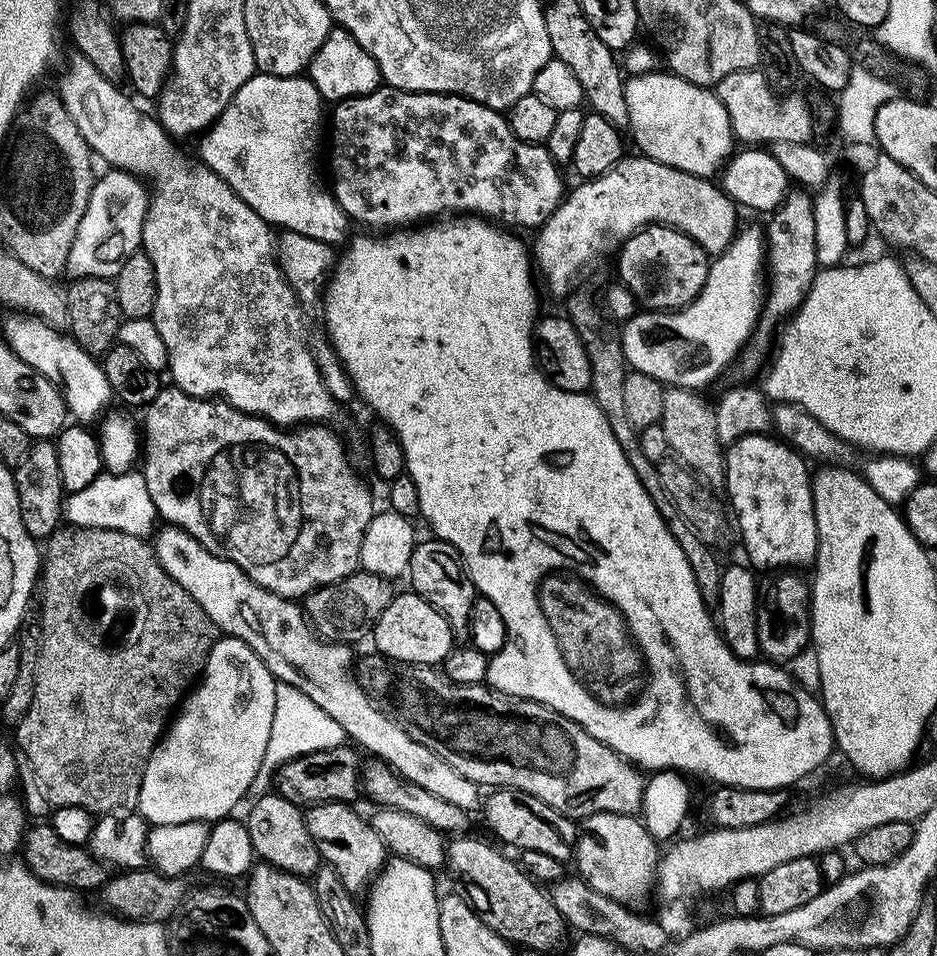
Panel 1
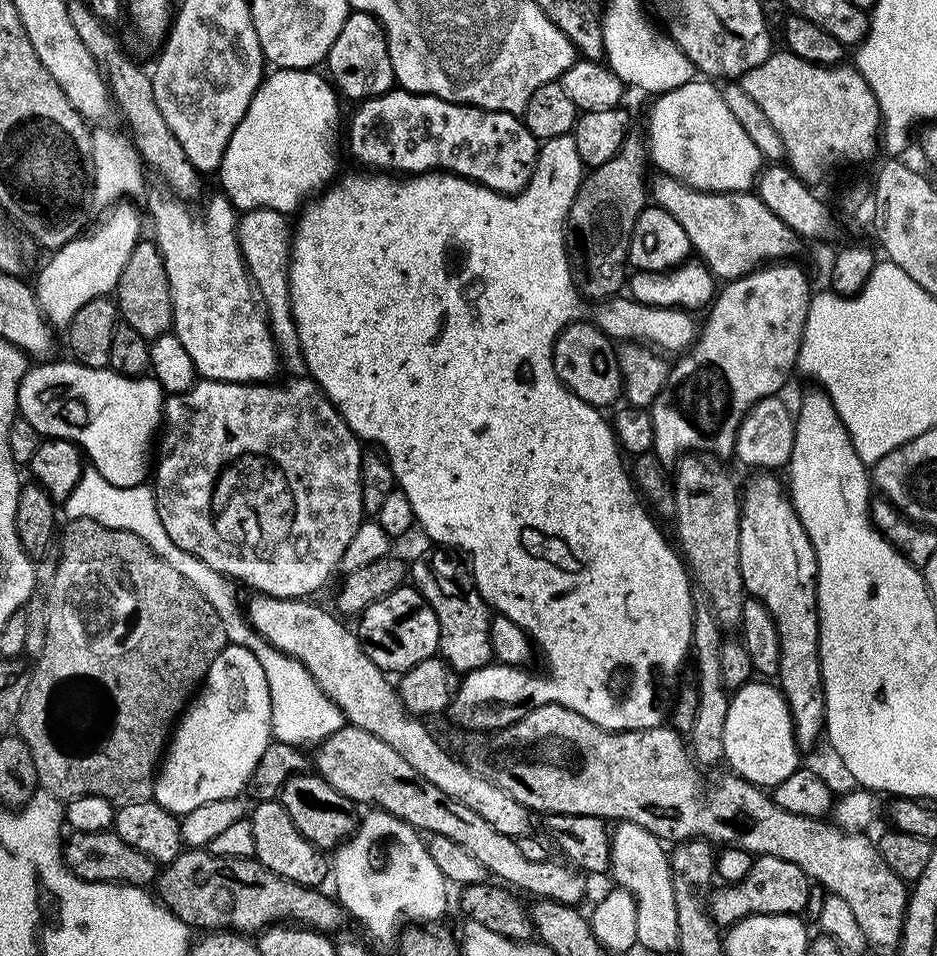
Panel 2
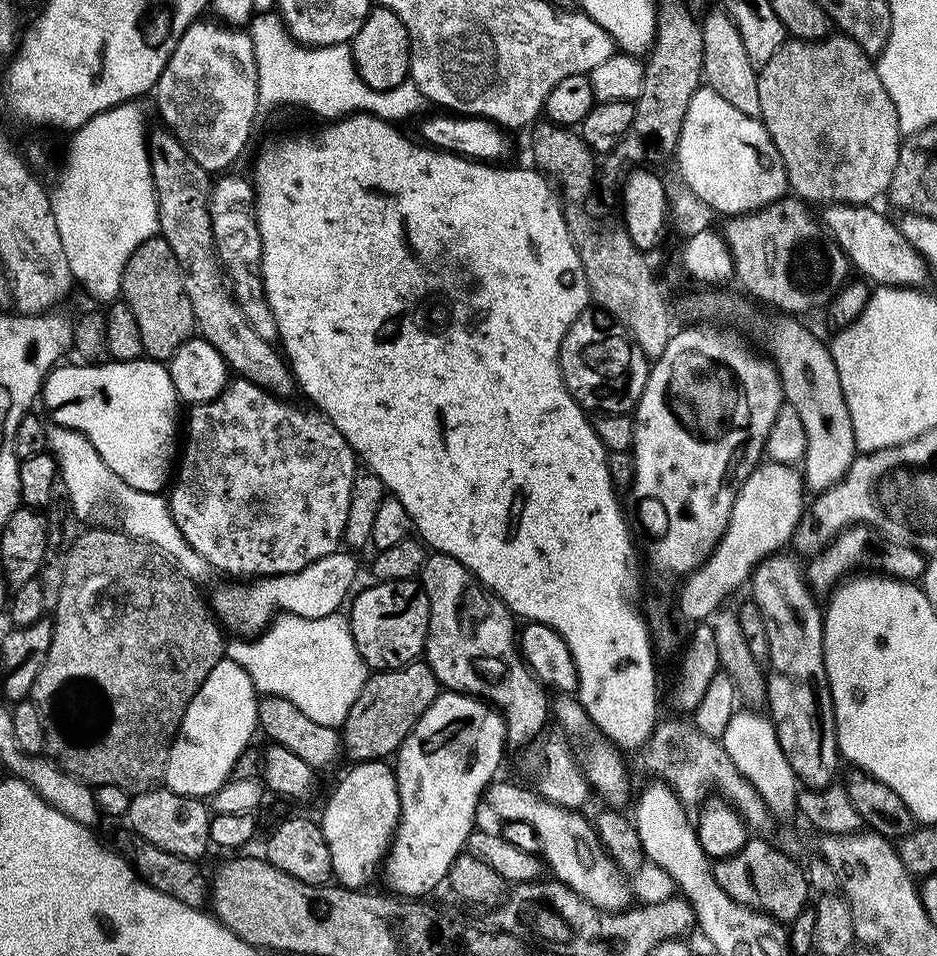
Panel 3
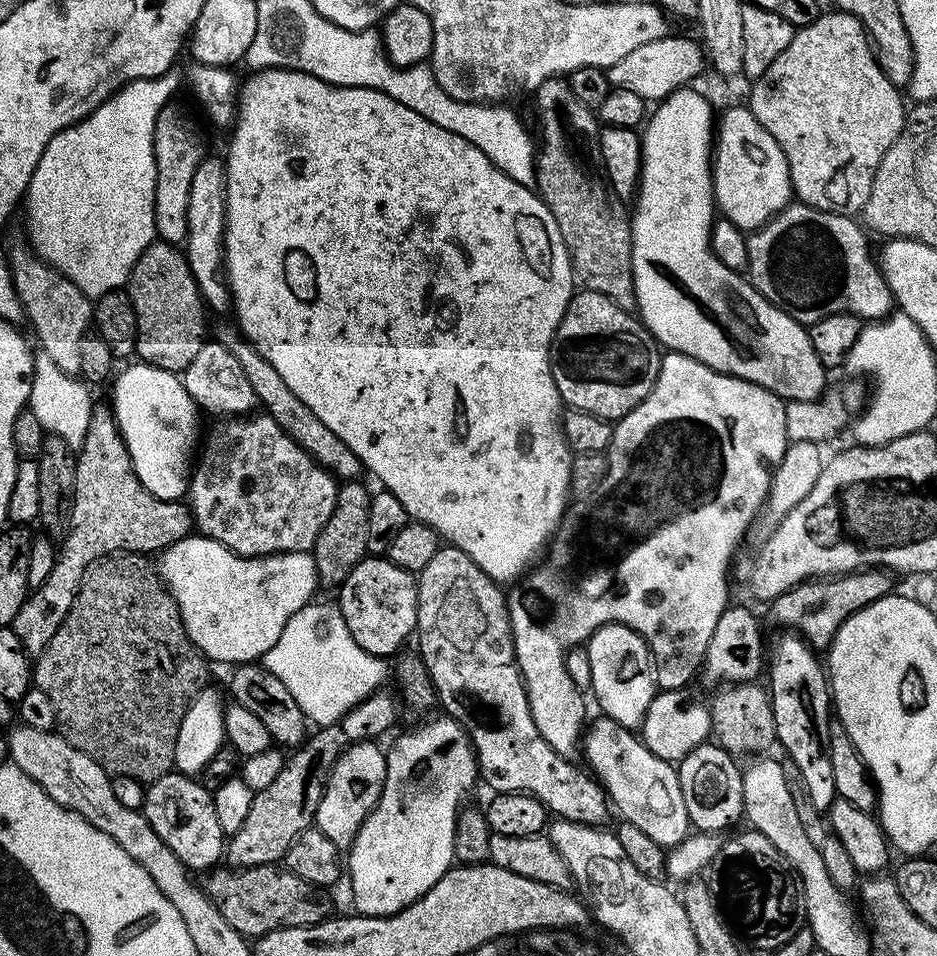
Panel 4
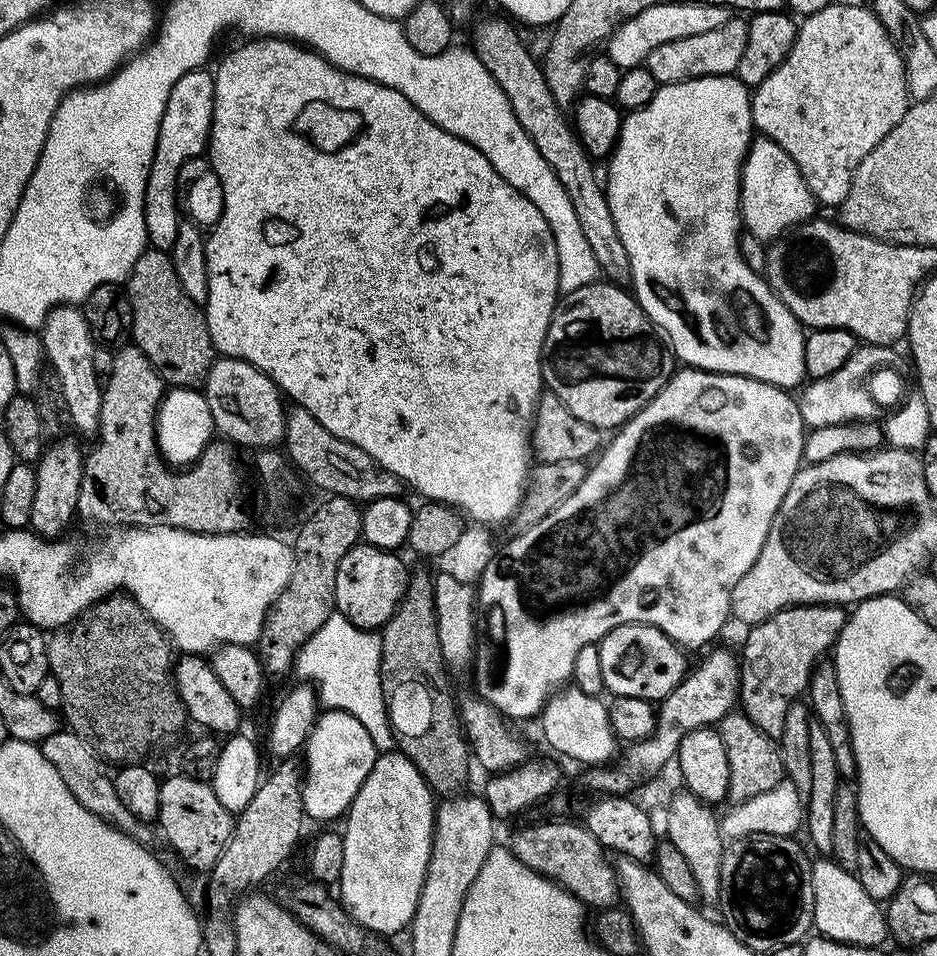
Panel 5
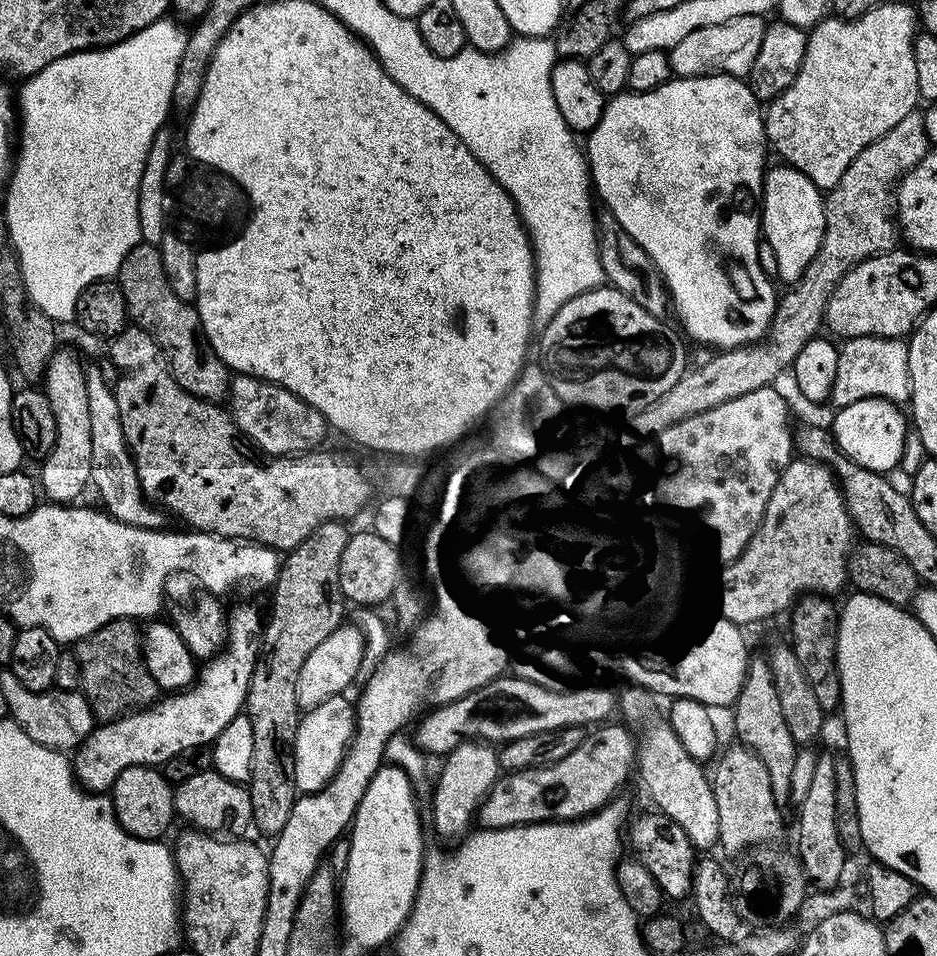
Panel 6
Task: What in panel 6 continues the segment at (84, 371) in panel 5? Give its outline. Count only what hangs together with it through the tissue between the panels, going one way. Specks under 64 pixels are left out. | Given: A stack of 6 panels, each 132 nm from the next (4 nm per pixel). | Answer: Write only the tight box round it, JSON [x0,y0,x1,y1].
[86,366,165,529]

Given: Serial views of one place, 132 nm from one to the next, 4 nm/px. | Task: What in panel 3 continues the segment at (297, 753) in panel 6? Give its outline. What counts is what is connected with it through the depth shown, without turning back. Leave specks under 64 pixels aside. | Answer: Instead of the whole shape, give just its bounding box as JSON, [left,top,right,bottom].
[318,760,400,890]

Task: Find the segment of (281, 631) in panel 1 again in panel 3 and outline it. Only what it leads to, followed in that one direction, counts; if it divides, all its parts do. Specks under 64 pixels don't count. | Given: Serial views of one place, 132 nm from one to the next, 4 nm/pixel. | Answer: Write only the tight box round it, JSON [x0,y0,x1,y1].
[486,778,633,912]

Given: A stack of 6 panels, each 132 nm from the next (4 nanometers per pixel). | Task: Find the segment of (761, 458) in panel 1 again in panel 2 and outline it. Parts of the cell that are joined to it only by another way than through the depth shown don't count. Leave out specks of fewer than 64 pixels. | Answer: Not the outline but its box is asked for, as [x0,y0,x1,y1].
[738,470,825,750]

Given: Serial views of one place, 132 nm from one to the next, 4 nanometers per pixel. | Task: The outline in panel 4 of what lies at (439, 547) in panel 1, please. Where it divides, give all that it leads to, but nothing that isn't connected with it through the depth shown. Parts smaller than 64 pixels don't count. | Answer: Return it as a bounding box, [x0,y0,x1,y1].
[414,546,610,826]

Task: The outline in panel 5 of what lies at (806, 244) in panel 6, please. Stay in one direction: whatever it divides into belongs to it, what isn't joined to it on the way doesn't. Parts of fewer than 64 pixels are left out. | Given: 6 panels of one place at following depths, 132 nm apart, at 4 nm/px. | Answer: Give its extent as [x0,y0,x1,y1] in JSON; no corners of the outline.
[740,138,818,242]

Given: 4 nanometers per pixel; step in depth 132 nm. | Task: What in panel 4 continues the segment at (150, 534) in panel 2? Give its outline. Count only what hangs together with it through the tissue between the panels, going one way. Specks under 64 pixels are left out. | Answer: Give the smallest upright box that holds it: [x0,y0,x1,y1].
[27,350,385,726]

